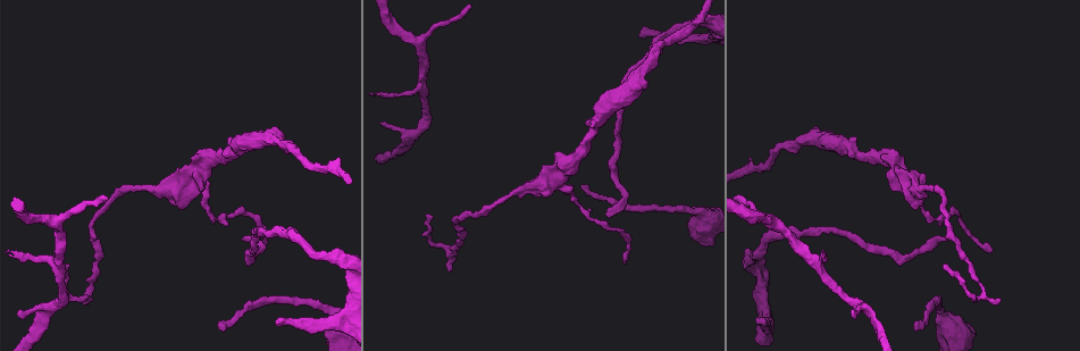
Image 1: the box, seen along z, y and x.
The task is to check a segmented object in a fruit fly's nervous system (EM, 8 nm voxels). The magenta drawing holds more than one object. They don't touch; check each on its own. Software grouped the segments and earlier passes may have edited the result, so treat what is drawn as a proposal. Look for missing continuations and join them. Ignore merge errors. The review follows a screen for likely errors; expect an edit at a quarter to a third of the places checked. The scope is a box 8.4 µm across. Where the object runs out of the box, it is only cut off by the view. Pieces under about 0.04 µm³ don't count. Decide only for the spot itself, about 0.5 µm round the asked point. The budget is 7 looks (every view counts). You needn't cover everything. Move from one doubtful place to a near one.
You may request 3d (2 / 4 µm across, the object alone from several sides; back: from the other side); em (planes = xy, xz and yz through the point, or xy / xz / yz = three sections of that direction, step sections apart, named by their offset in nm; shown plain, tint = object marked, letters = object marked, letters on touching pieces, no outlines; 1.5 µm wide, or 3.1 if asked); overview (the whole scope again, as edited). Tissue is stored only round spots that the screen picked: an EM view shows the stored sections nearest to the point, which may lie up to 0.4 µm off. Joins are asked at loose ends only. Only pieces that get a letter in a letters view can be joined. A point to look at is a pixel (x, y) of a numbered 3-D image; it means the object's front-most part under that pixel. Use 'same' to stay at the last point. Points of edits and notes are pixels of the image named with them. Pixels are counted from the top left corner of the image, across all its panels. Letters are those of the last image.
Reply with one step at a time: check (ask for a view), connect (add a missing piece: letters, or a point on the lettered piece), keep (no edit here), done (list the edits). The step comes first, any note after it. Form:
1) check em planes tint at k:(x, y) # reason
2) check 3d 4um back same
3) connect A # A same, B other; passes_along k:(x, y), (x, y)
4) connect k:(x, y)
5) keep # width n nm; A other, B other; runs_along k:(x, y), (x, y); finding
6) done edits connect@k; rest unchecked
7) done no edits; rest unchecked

check 3d 4um at 1:(915, 323) # an open end

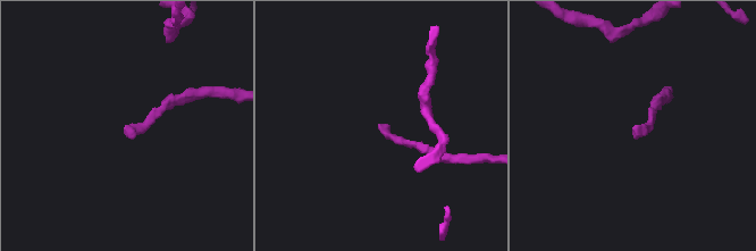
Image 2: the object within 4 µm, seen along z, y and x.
check em xz step 8 tint at 2:(637, 126) # now the EM

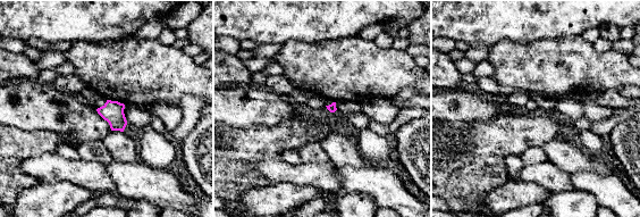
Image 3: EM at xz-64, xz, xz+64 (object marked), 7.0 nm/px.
check em xy step 8 letters same # another direction

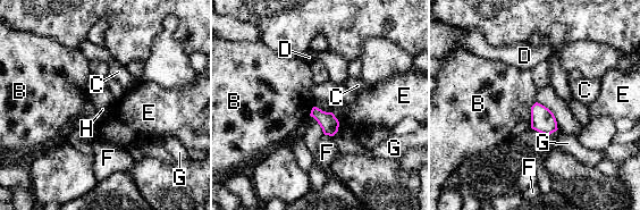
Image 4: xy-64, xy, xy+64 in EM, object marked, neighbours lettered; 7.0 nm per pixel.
keep # B other, C other, D other, E other, F other, G other, H other; border 4:(314, 106), (330, 112); none of them fits

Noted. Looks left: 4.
check em xy step 4 tint at 1:(766, 324) # an open end

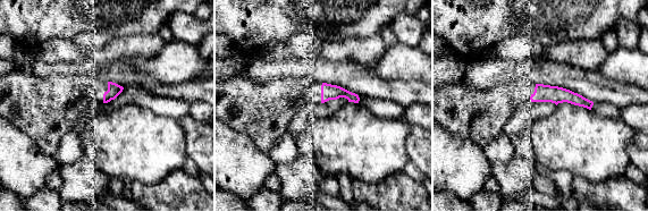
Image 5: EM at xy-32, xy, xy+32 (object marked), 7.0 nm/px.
check em planes letters same # cut it another way

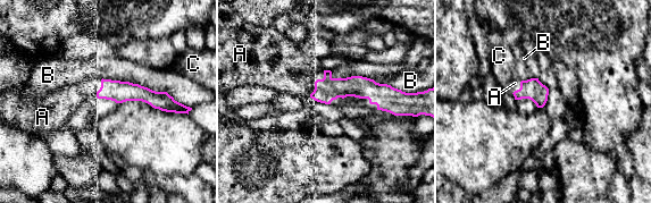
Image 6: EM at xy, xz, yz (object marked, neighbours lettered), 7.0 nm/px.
connect A # width 150 nm; A same, B other, C other; it goes on there

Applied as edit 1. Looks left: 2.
check 3d 2um back at 1:(1000, 299) # thin end

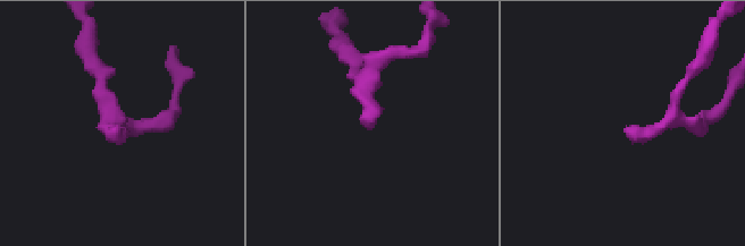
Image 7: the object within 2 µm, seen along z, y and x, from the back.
check em planes letters at 7:(373, 127)

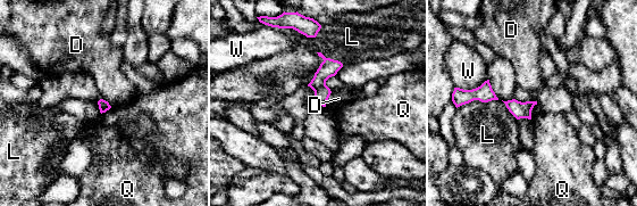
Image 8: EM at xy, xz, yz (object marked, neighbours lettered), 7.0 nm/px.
keep # D other, L other, Q other, W other; border 8:(111, 106), (101, 114); no lettered piece goes on from it

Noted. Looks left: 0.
done edits connect@6; rest unchecked

